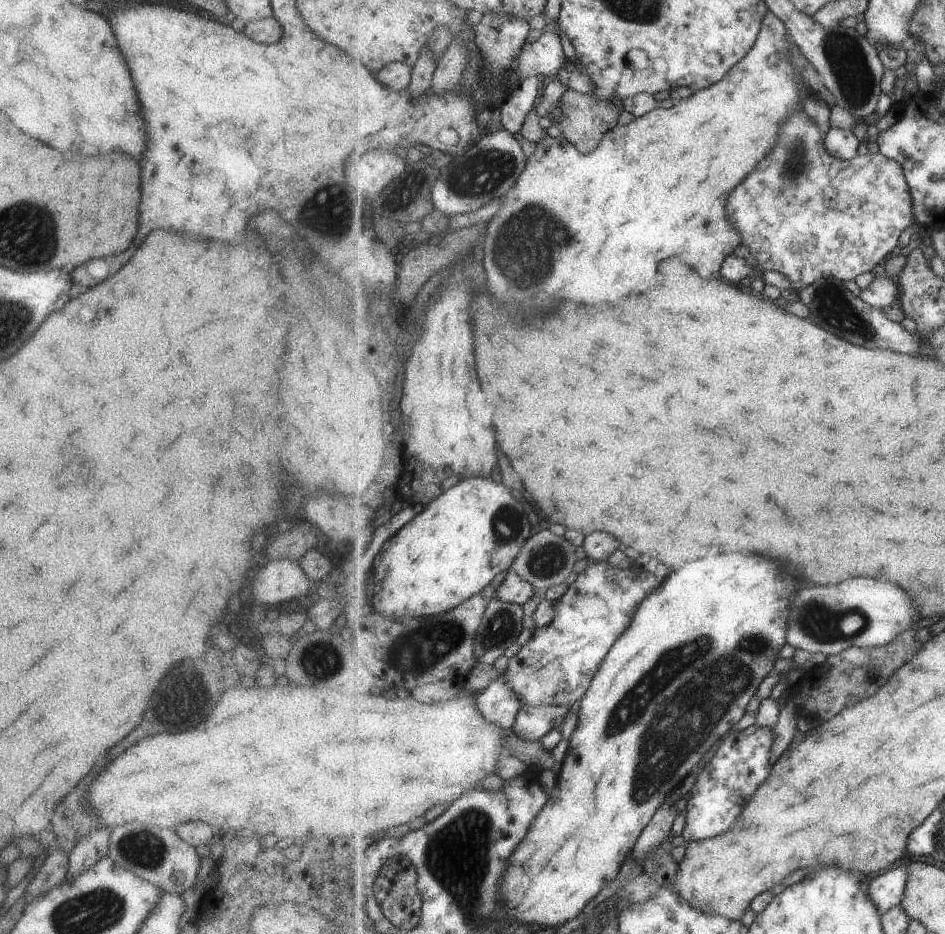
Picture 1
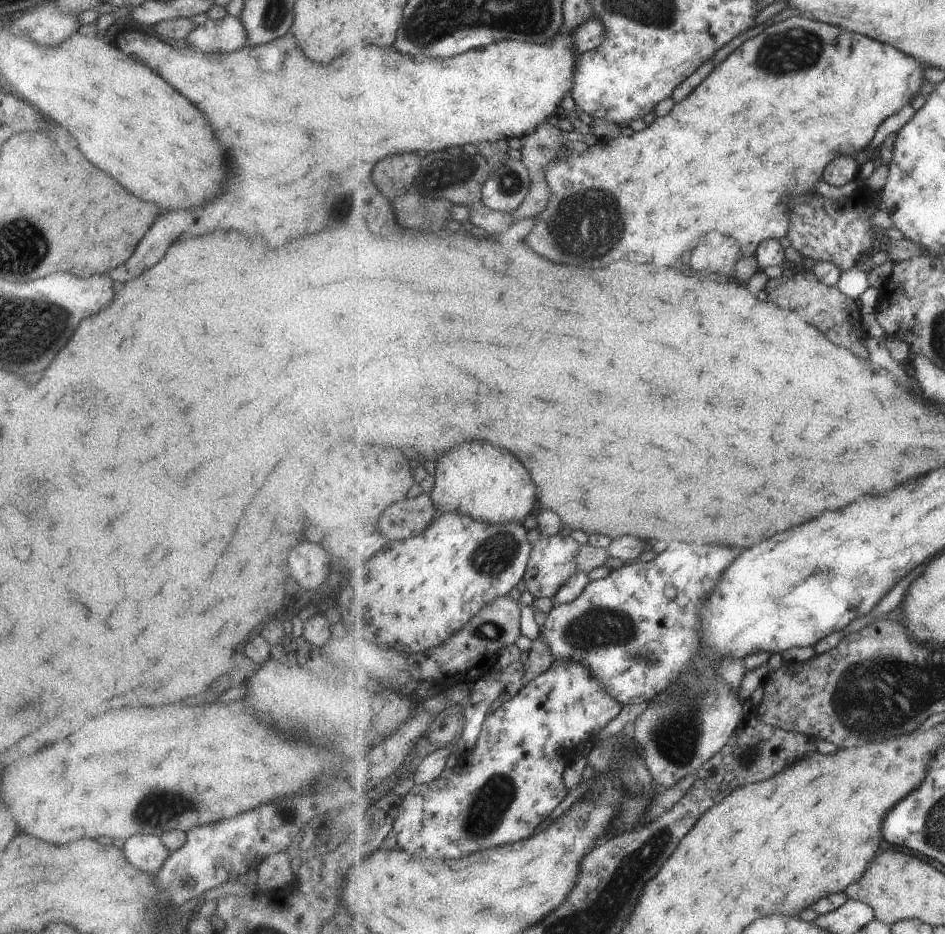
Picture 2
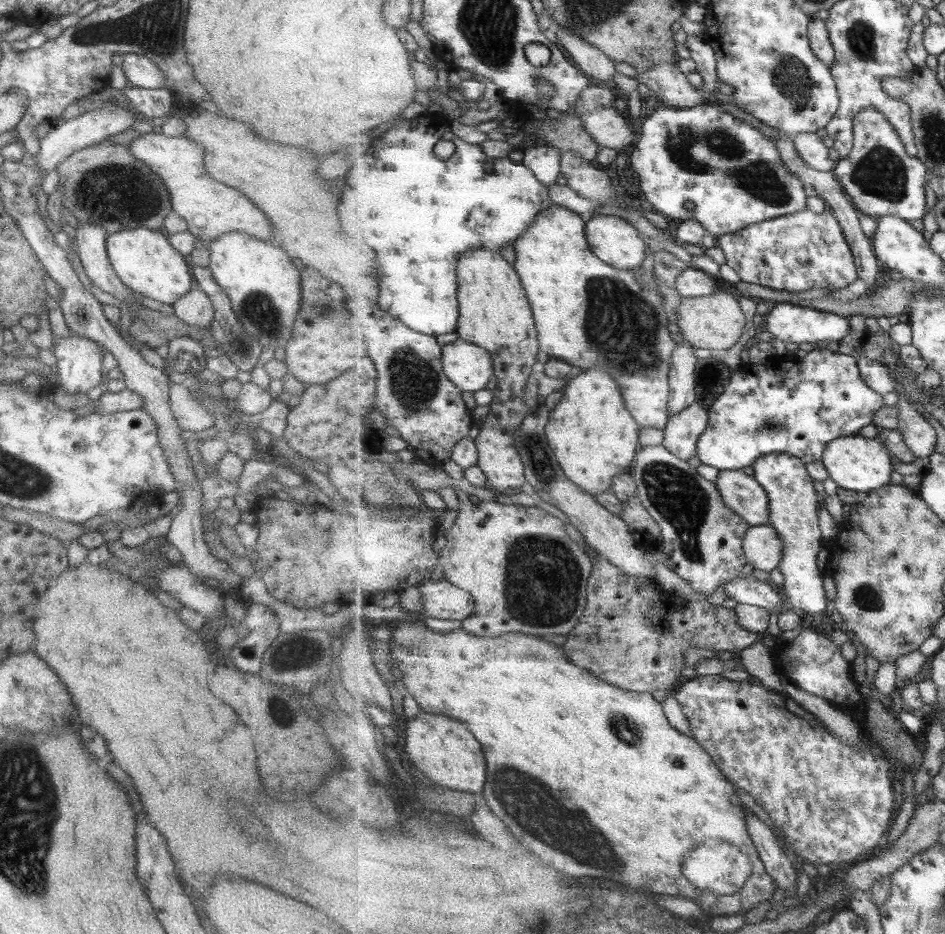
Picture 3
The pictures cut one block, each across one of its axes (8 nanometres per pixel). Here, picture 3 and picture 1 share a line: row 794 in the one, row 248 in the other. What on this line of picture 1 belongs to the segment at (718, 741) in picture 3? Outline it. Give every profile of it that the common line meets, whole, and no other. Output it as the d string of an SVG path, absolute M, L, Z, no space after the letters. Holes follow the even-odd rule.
M801 109L782 123L780 142L773 154L733 192L727 208L728 217L739 228L761 268L787 274L799 290L823 276L857 280L883 262L897 248L903 230L916 224L904 166L881 152L868 152L847 160L833 156L826 147L826 134Z

